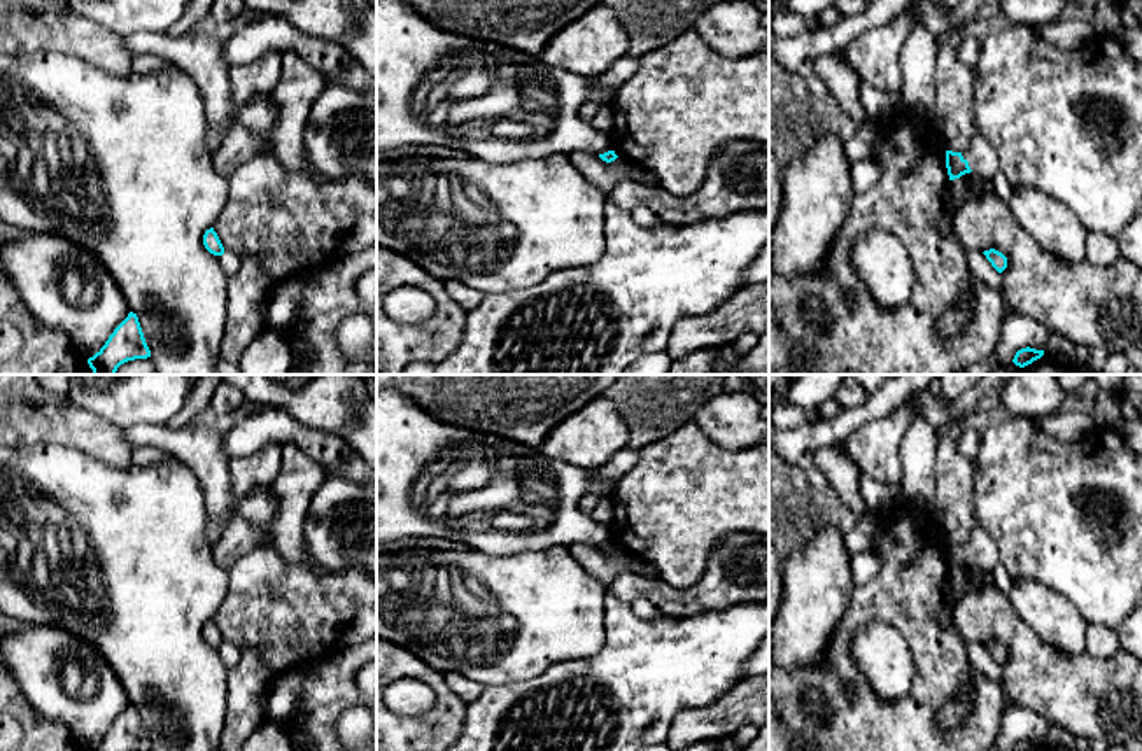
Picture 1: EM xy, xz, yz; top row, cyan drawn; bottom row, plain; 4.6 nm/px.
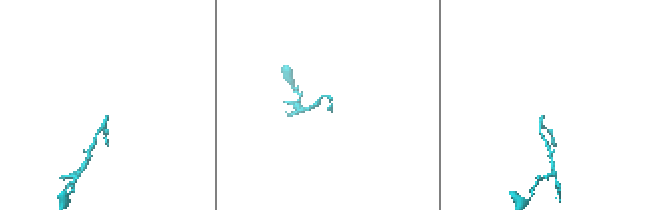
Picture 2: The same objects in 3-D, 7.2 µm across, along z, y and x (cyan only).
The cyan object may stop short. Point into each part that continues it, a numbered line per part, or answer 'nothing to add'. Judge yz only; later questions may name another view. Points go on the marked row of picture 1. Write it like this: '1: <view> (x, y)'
1: yz (981, 156)

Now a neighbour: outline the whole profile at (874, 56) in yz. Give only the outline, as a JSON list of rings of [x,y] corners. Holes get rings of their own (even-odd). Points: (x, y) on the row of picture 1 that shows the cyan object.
[[[902,12],[886,25],[867,30],[853,39],[844,49],[846,67],[851,68],[862,82],[879,91],[902,91],[902,46],[911,35],[913,19]]]

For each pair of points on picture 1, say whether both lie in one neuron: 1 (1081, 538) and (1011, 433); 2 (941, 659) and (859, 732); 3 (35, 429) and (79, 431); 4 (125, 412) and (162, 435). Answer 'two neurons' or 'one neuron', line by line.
1: one neuron
2: one neuron
3: one neuron
4: two neurons

